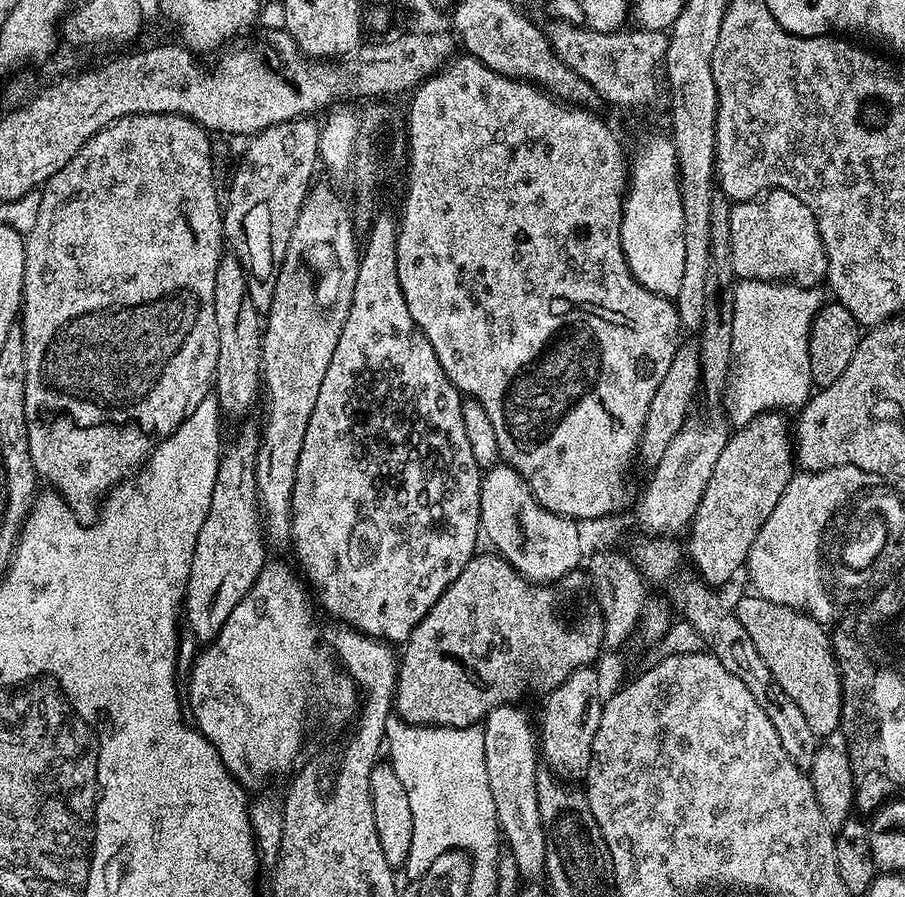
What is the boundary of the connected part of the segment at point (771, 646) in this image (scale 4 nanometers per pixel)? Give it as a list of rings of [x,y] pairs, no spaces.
[[[755,594],[741,595],[734,604],[734,613],[783,690],[784,700],[800,711],[805,726],[816,736],[835,733],[842,714],[842,682],[836,655],[832,653],[832,637],[825,625],[805,612]]]

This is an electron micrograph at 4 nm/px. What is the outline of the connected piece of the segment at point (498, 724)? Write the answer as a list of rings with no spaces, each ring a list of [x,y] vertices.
[[[517,705],[492,708],[482,727],[486,742],[486,768],[496,808],[538,808],[537,770],[540,748],[534,726]]]

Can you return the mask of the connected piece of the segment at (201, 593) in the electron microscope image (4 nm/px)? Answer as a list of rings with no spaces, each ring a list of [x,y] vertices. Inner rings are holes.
[[[247,424],[243,425],[240,437],[223,449],[210,510],[206,522],[202,522],[202,530],[198,530],[198,542],[194,546],[183,607],[193,634],[204,640],[200,642],[211,642],[222,626],[226,626],[226,618],[230,618],[234,606],[238,606],[240,599],[254,586],[266,563],[266,533],[260,499],[256,497],[256,455],[260,436],[257,425],[255,428]]]

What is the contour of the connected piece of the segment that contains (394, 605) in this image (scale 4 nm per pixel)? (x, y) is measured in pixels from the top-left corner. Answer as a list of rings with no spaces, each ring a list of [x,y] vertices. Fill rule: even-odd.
[[[364,244],[358,274],[354,282],[354,298],[350,306],[350,314],[342,326],[342,338],[338,338],[334,358],[330,358],[330,367],[326,369],[326,379],[322,382],[321,392],[318,393],[318,403],[314,406],[314,414],[310,414],[310,426],[306,426],[306,438],[302,438],[302,454],[298,454],[298,474],[294,480],[294,494],[292,495],[292,539],[290,544],[291,547],[296,547],[296,556],[300,559],[301,566],[304,567],[303,575],[306,580],[306,575],[308,575],[307,583],[311,585],[314,592],[314,587],[316,587],[316,592],[320,595],[325,610],[334,616],[344,618],[343,621],[347,625],[363,632],[365,636],[374,636],[385,642],[408,641],[410,634],[416,629],[418,622],[422,622],[422,618],[426,618],[426,614],[432,609],[434,602],[438,602],[438,598],[442,598],[442,594],[452,585],[454,578],[458,578],[458,574],[462,574],[462,570],[471,562],[472,557],[477,555],[476,539],[480,540],[482,536],[479,506],[481,477],[482,470],[478,466],[478,462],[474,462],[474,453],[470,451],[470,442],[466,438],[466,426],[462,426],[462,394],[450,382],[450,378],[446,378],[446,374],[438,362],[438,354],[434,354],[434,346],[430,346],[430,342],[424,337],[422,330],[416,325],[406,306],[406,298],[402,294],[402,286],[398,282],[396,247],[392,244],[372,244],[370,246]]]

